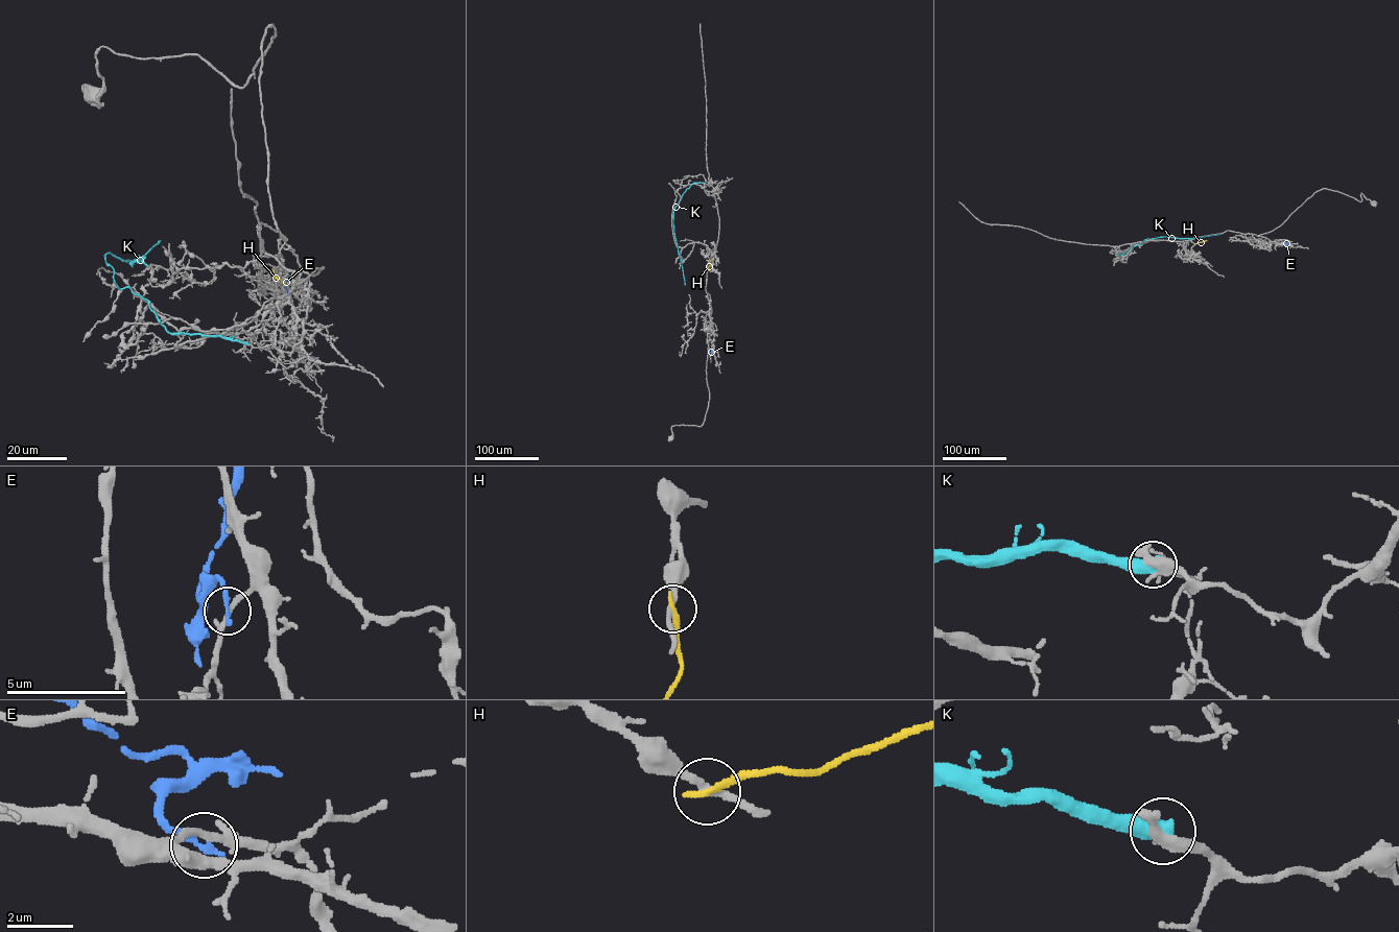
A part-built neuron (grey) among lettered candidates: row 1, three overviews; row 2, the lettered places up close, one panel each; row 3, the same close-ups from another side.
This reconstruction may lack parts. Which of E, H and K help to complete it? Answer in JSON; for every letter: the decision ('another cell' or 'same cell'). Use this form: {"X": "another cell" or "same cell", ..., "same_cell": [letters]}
{"E": "another cell", "H": "another cell", "K": "another cell", "same_cell": []}

